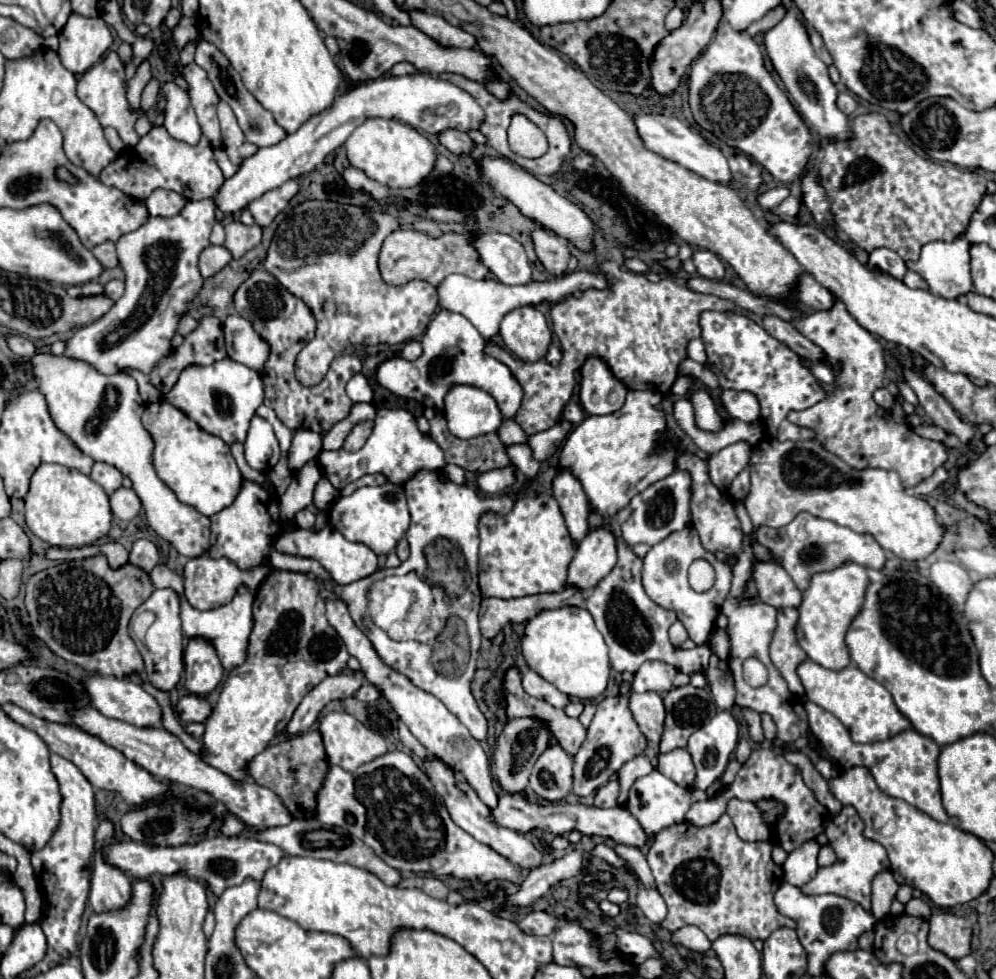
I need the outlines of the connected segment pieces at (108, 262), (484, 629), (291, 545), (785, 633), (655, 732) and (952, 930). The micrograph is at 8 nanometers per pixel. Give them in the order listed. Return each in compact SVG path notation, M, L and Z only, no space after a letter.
M105 242L105 244L99 244L97 248L93 248L93 256L101 262L103 268L115 268L119 264L113 242Z
M565 586L559 592L523 596L513 600L483 598L481 612L479 612L481 634L485 638L493 638L509 622L521 624L531 620L541 610L553 610L561 606L583 606L583 604L585 604L585 594L581 588L575 588L575 586Z
M291 524L277 536L273 546L275 546L277 552L301 556L301 558L311 558L311 560L321 562L323 568L327 572L331 572L333 580L339 582L339 584L349 584L349 582L365 578L365 576L369 576L377 570L377 556L375 556L373 550L369 550L365 544L345 540L341 536L341 532L337 532L331 526L325 526L321 530L315 530L315 528L303 530L303 528L297 528L295 524Z
M795 608L779 610L779 614L777 614L777 632L775 632L773 642L771 642L771 660L779 668L783 678L787 680L789 690L795 696L803 698L805 690L803 690L803 684L797 676L797 666L803 660L807 660L807 654L797 644L797 636L795 636L797 620L799 620L799 614L797 614Z
M657 692L631 694L629 708L649 742L659 742L665 722L665 706Z
M935 914L929 918L929 946L959 960L971 952L973 924L955 914Z

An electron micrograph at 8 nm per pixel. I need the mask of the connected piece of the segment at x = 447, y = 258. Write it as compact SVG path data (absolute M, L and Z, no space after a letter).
M399 228L399 230L391 232L383 242L383 248L379 254L381 276L387 284L393 284L393 286L405 284L409 280L425 280L425 282L437 286L445 276L455 274L455 272L481 280L487 276L489 270L479 262L477 250L469 244L469 238L471 238L469 232L447 230L441 238L433 240L423 232Z

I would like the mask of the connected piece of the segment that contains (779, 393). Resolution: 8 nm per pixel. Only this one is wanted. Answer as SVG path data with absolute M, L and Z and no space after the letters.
M705 310L699 316L699 324L701 340L707 352L705 366L717 376L721 388L747 390L757 396L761 404L761 422L765 434L779 442L815 440L815 434L811 430L787 422L787 414L791 410L805 410L827 398L819 380L803 364L799 354L795 354L787 344L773 338L751 318L737 312Z

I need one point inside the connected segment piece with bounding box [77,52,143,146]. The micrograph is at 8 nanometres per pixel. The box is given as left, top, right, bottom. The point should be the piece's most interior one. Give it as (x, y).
(103, 88)

